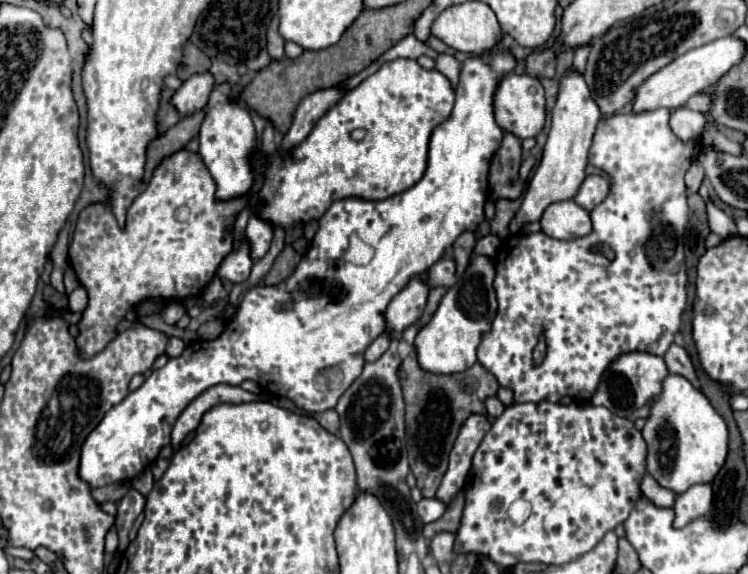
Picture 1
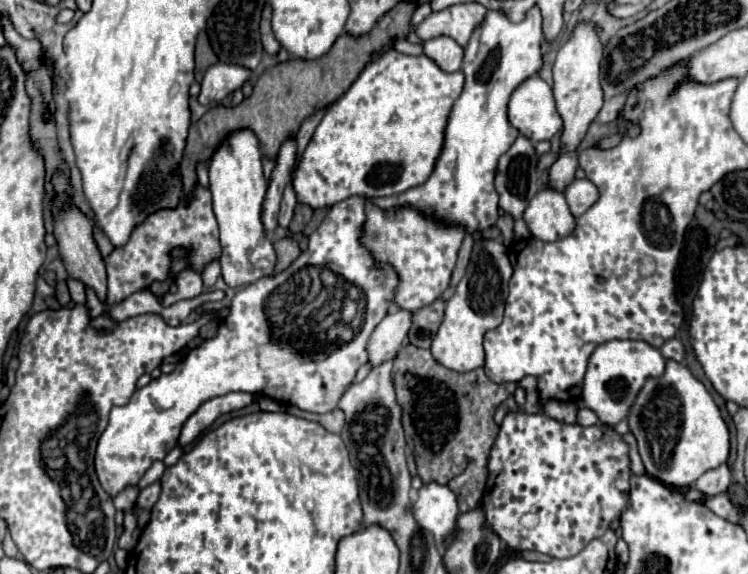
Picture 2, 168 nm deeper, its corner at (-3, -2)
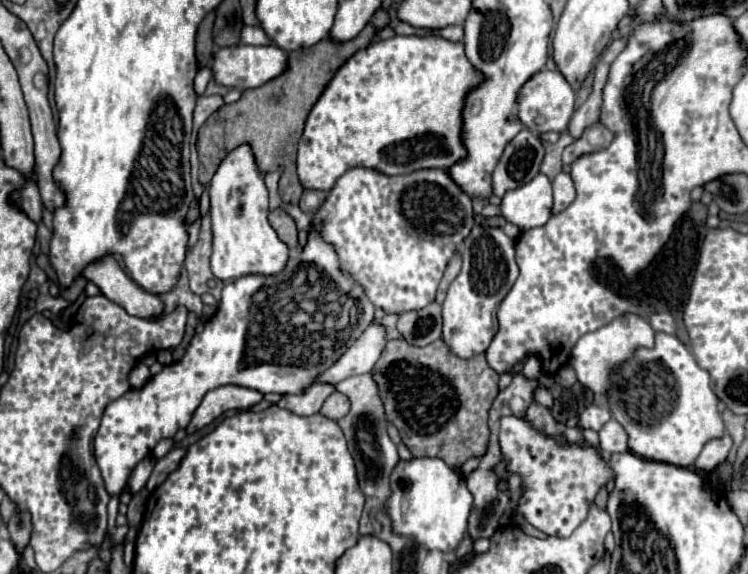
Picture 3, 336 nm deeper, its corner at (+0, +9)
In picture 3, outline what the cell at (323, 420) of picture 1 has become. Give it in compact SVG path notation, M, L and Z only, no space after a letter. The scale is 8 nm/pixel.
M333 392L321 408L321 414L331 420L339 420L341 416L345 416L345 412L349 412L349 400L339 392Z

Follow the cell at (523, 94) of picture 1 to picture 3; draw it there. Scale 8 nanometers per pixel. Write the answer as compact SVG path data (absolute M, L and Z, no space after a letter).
M541 70L533 78L529 78L519 90L517 116L523 122L523 126L533 134L541 134L549 130L563 132L573 114L573 104L575 104L575 90L567 84L567 80L559 72Z

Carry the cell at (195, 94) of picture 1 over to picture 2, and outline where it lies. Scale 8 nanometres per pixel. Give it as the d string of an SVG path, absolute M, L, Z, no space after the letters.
M216 63L212 65L204 79L202 79L202 91L200 91L200 103L202 105L214 105L234 93L236 89L242 89L246 81L254 79L254 71L248 71L240 65L230 63Z

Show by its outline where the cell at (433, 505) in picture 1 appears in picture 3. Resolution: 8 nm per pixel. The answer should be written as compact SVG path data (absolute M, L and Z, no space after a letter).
M415 458L411 462L401 460L393 470L391 496L387 500L393 530L403 536L413 536L429 550L451 552L459 546L465 536L471 504L473 498L463 476L439 458Z

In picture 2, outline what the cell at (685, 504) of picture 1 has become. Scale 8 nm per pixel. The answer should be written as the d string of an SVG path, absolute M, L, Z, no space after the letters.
M722 463L720 467L706 471L696 483L694 487L698 491L702 491L704 495L716 495L720 491L728 491L728 485L732 481L732 471L728 467L728 463Z

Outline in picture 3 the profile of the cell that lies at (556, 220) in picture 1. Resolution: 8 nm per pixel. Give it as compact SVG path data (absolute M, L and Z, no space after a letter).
M537 174L529 184L507 192L501 202L501 214L519 230L545 226L553 208L553 186L545 174Z

